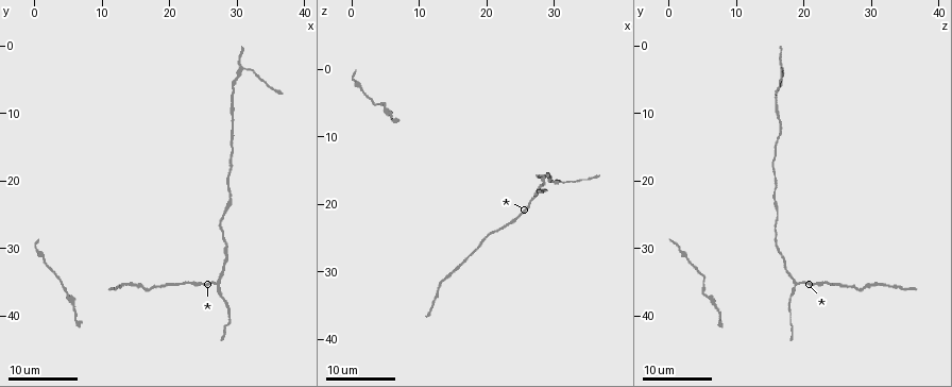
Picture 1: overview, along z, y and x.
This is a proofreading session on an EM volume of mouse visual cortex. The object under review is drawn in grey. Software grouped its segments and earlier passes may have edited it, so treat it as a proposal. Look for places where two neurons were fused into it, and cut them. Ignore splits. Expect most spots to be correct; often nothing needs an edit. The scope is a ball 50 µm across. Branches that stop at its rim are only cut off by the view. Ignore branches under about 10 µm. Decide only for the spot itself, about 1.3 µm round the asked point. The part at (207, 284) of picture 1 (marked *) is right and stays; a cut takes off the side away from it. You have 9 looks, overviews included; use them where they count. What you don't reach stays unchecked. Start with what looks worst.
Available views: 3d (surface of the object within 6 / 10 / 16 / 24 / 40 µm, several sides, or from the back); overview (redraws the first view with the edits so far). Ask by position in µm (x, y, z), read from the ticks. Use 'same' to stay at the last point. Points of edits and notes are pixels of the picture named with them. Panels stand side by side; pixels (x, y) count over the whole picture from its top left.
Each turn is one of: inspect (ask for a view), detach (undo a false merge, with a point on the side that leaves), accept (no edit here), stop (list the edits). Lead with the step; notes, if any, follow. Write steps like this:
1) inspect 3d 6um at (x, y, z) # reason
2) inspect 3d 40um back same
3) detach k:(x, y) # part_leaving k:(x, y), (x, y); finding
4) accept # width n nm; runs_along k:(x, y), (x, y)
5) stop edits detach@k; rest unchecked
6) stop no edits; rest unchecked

inspect 3d 24um at (29.0, 8.5, 15.5)

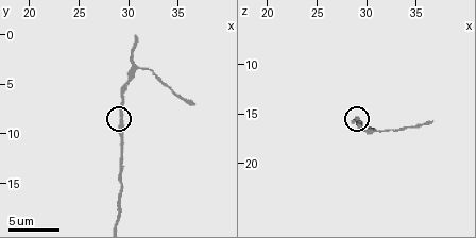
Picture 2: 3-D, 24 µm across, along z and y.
inspect 3d 10um same

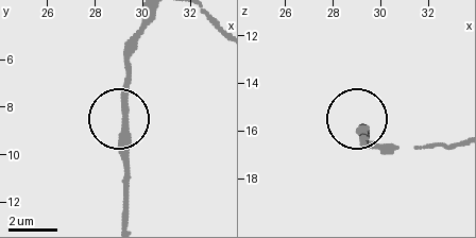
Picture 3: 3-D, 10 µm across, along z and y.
accept # width 250 nm; runs_along 3:(123, 215), (129, 40); continuous, no second neuron

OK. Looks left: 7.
inspect 3d 24um at (27.5, 35.0, 19.0) # three arms meet

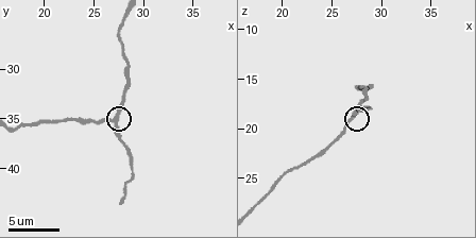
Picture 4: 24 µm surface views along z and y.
inspect 3d 6um at (27.2, 35.0, 18.8) # zoom in

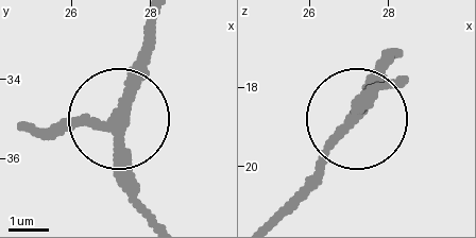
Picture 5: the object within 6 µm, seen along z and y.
accept # runs_along 5:(58, 129), (113, 118), (130, 70), (153, 44); continuous, no second neuron

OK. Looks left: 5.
inspect 3d 16um at (29.0, 22.5, 15.5) # sudden change in width

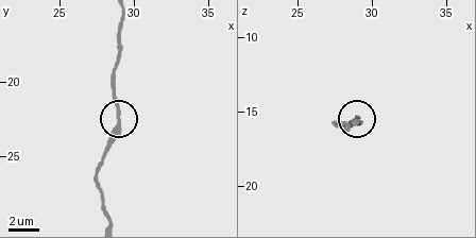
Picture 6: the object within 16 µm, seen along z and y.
inspect 3d 6um same

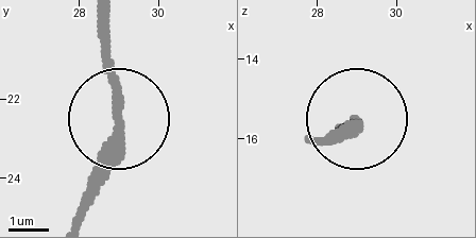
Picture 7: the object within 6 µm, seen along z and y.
accept # all the same neuron

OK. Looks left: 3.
inspect 3d 24um at (16.5, 36.0, 27.5) # thick turns thin

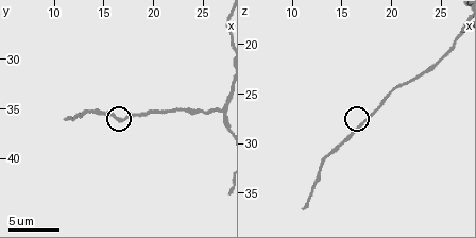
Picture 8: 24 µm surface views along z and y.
inspect 3d 10um at (16.8, 36.2, 28.0)

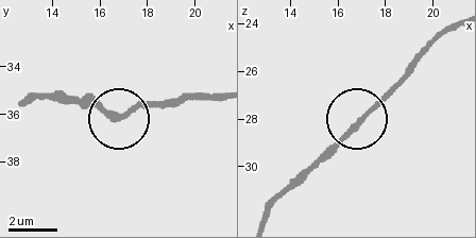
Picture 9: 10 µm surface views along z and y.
accept # width 230 nm; runs_along 9:(218, 91), (139, 104), (115, 116), (84, 104), (62, 104); one neuron here

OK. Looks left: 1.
stop no edits; rest unchecked

